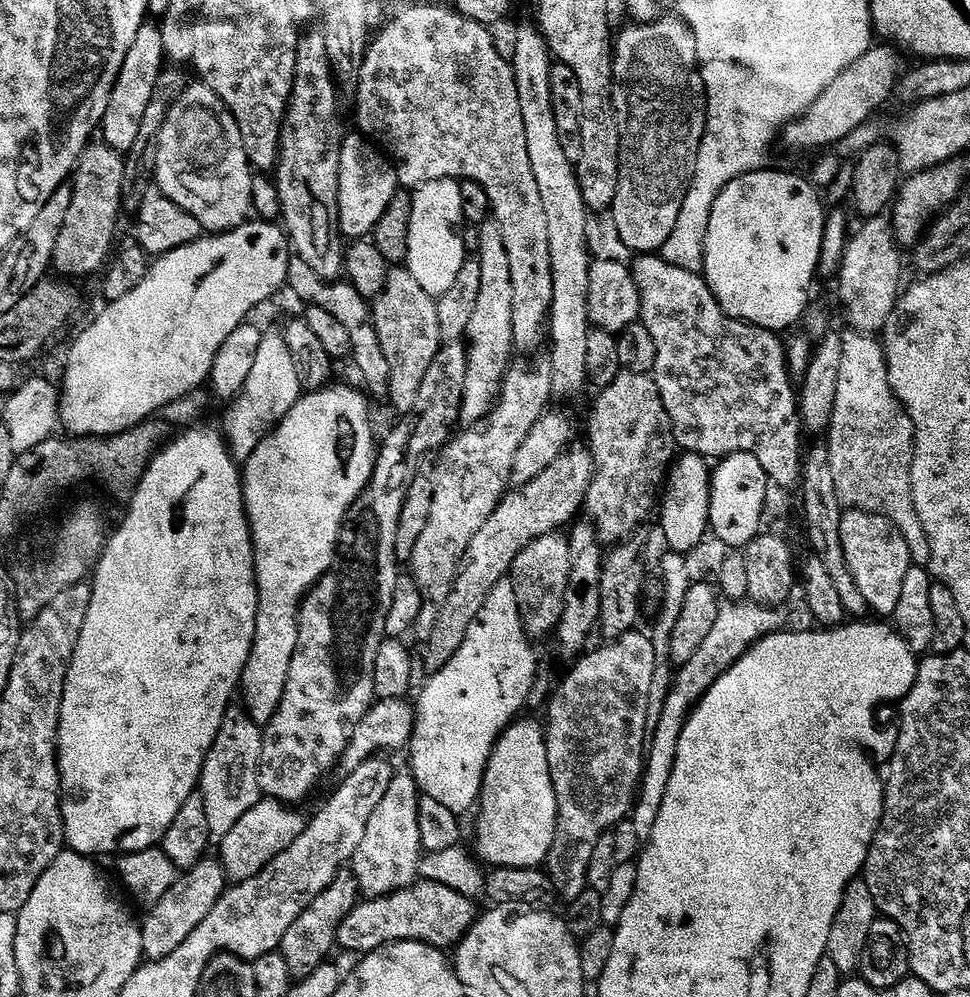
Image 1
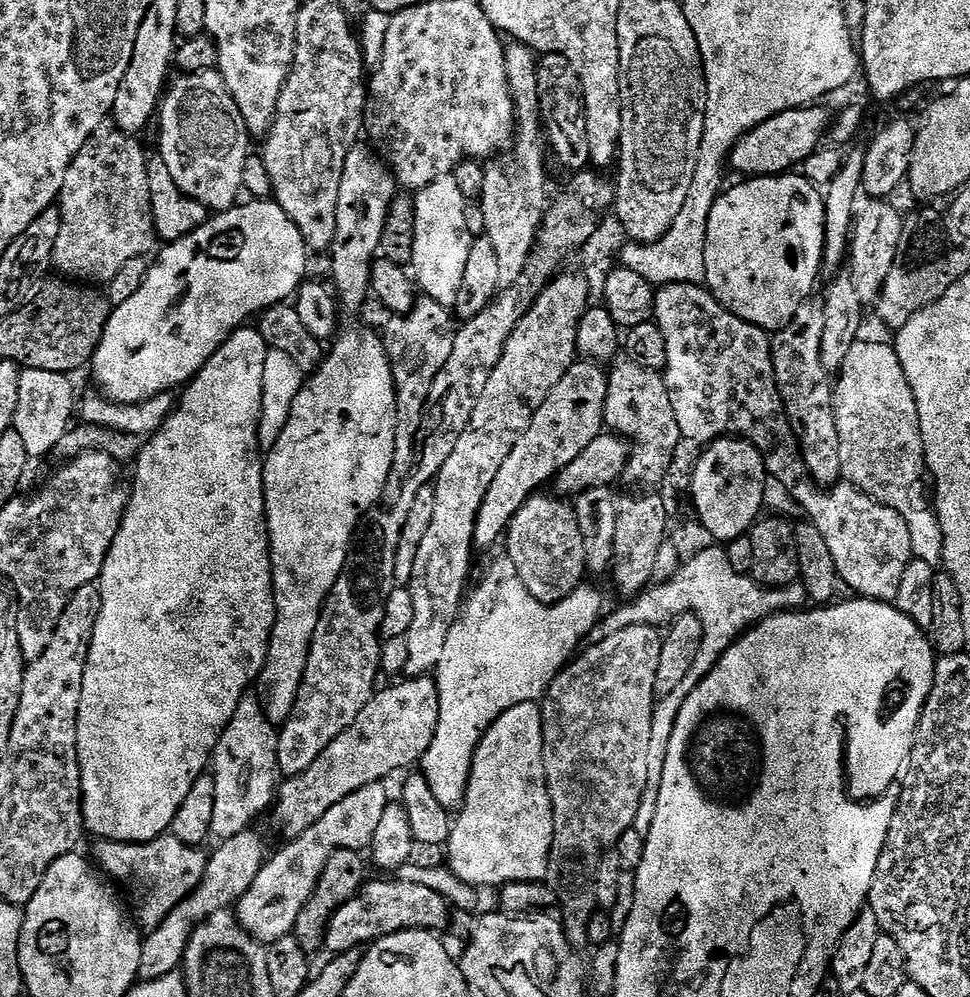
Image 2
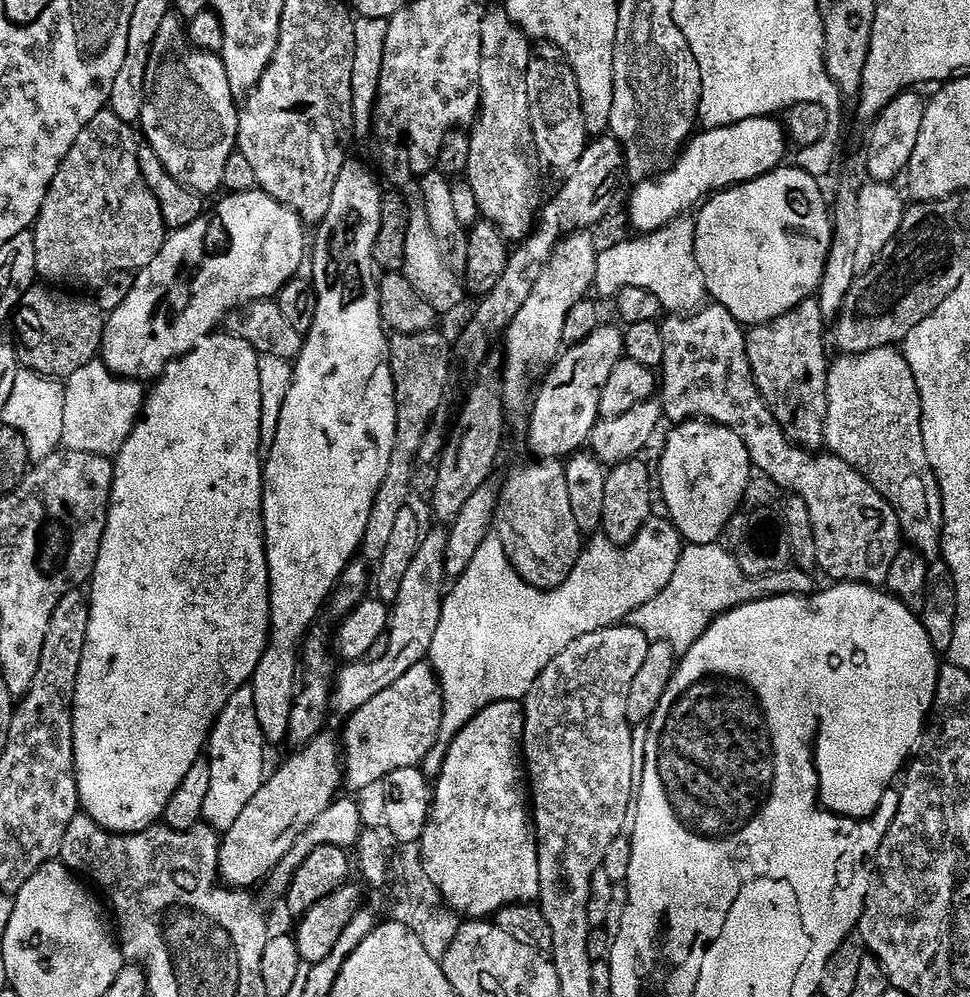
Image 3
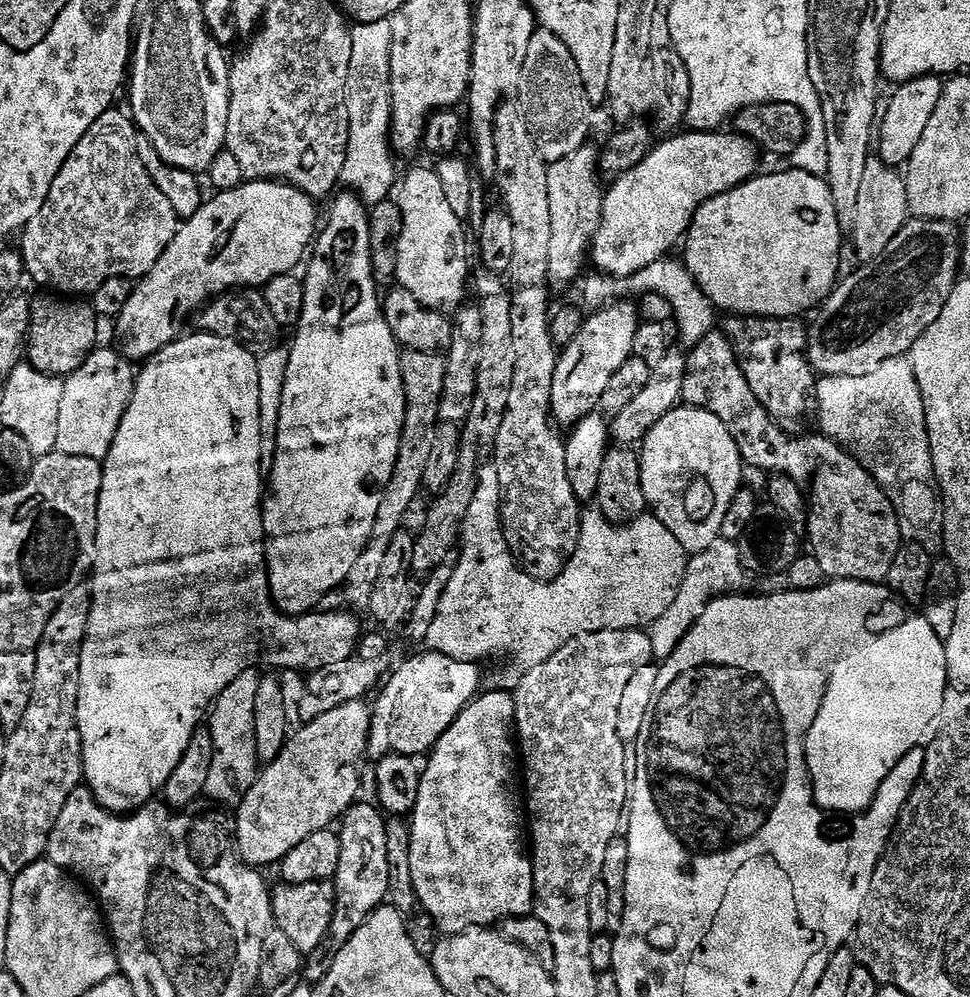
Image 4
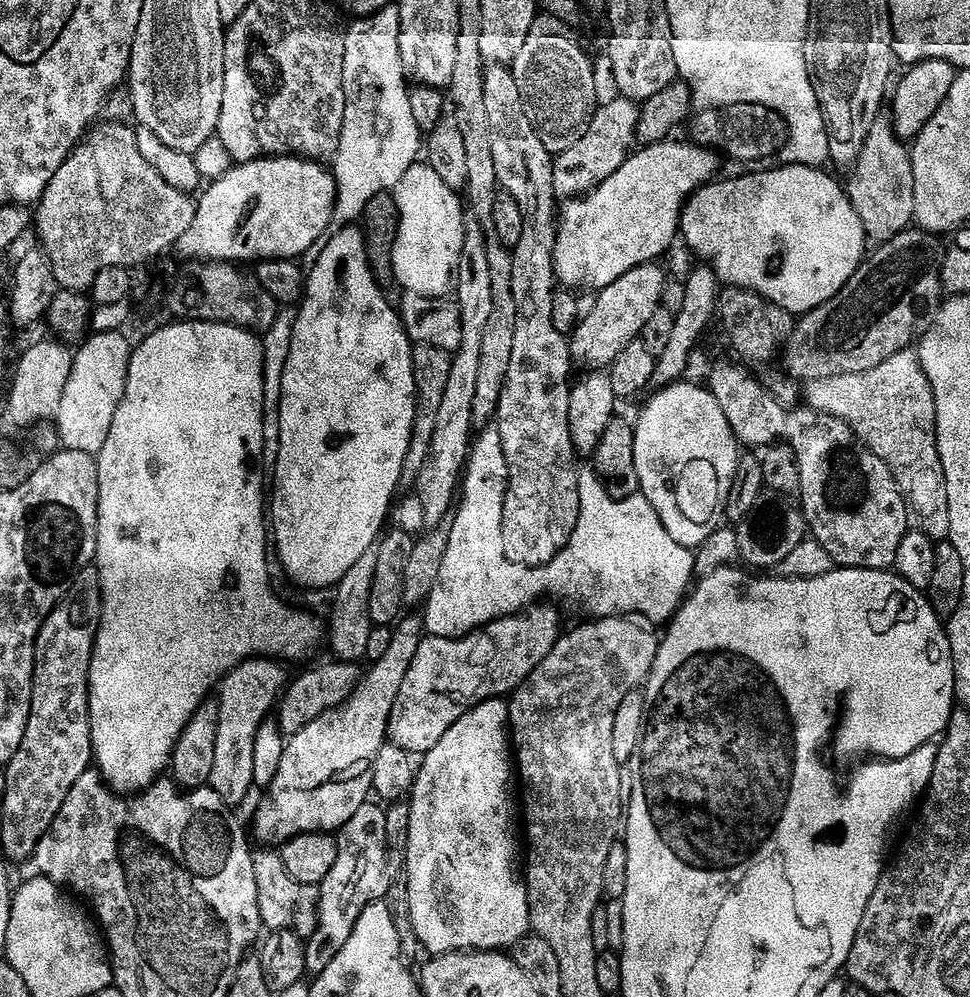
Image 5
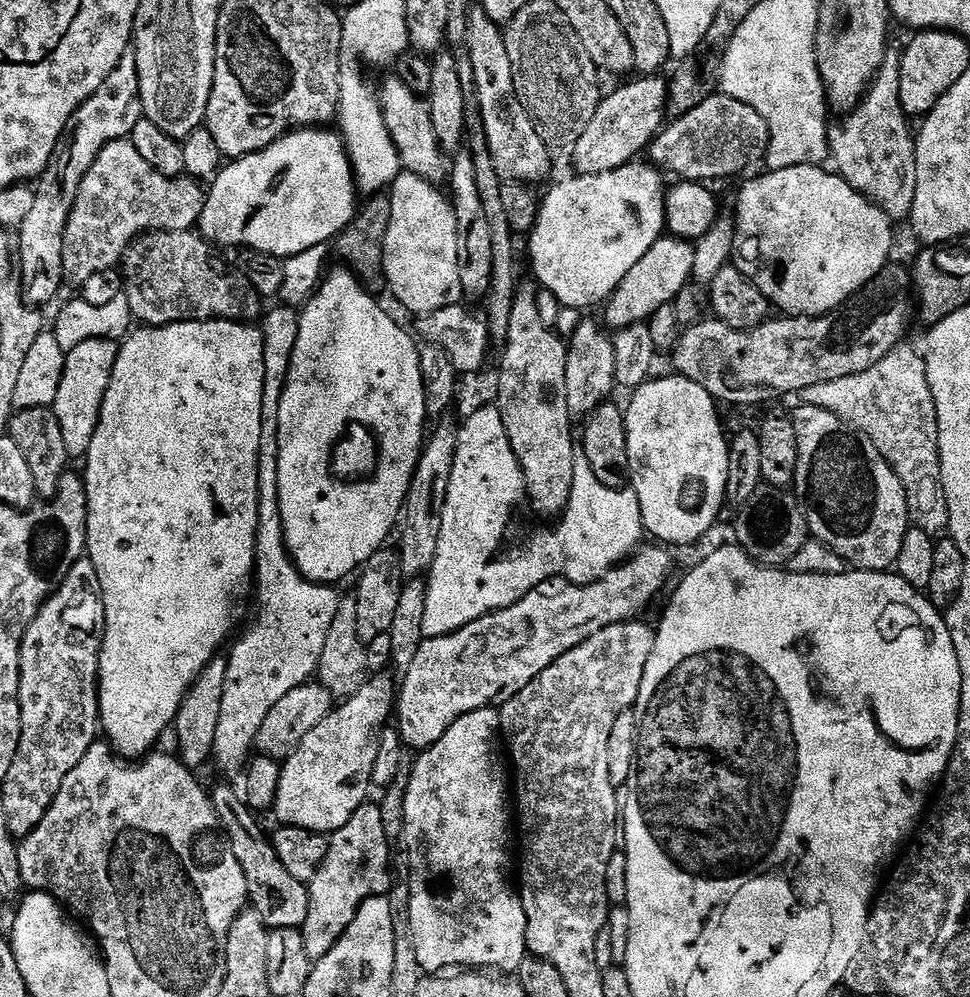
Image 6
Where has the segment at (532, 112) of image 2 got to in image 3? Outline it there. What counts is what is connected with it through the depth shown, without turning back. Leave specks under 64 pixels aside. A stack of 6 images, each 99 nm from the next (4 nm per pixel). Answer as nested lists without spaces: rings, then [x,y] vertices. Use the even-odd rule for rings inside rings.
[[[503,7],[488,8],[484,14],[482,22],[482,70],[480,71],[480,114],[476,117],[470,128],[470,154],[469,164],[466,171],[466,183],[474,190],[474,195],[478,198],[478,206],[480,207],[480,215],[483,219],[492,221],[500,228],[500,232],[510,242],[521,242],[527,239],[538,219],[538,209],[541,207],[542,199],[536,193],[536,168],[532,165],[532,160],[536,156],[536,143],[532,140],[532,123],[530,122],[530,98],[526,90],[526,70],[530,66],[530,54],[533,45],[530,43],[529,37],[525,36],[524,31],[509,18],[508,13]]]

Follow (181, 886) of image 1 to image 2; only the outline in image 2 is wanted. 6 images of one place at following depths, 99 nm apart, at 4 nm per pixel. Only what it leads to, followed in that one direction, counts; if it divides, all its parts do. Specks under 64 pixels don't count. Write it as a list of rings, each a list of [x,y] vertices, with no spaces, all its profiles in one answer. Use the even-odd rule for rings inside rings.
[[[245,830],[237,836],[231,836],[229,840],[219,841],[212,856],[210,852],[207,857],[204,871],[195,887],[168,909],[167,915],[149,931],[152,933],[148,937],[143,937],[138,965],[141,981],[165,977],[175,964],[177,967],[196,925],[220,909],[227,909],[250,886],[266,859],[264,840],[252,831]]]

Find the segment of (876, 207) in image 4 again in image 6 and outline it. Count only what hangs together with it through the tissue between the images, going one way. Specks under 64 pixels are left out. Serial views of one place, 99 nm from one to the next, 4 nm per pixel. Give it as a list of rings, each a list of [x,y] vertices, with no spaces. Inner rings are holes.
[[[896,58],[885,59],[884,65],[868,85],[860,105],[831,125],[828,130],[828,151],[835,171],[854,190],[861,192],[867,200],[874,201],[894,222],[907,221],[914,206],[916,189],[916,142],[914,132],[908,129],[910,117],[905,114],[900,97],[900,62]]]

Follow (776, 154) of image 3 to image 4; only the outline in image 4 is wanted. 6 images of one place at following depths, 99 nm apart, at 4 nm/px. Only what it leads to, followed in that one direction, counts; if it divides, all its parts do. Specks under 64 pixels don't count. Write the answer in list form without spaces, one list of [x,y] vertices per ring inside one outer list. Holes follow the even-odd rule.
[[[684,130],[679,134],[669,135],[672,137],[661,144],[659,141],[648,157],[638,166],[634,166],[634,170],[615,177],[613,184],[616,185],[612,189],[609,187],[604,193],[604,213],[600,219],[600,229],[596,231],[590,249],[591,263],[596,263],[600,267],[597,269],[615,276],[632,275],[653,261],[667,257],[671,253],[668,251],[687,237],[692,216],[706,201],[723,192],[729,192],[730,189],[757,175],[757,145],[735,130],[724,131]]]

